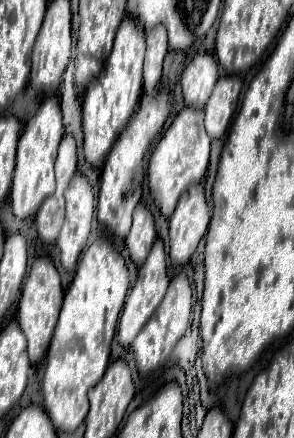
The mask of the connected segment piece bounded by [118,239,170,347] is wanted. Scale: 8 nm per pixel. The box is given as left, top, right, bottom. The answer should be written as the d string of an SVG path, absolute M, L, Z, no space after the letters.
M156 239L154 245L152 245L152 251L146 259L146 263L138 269L138 279L136 279L136 285L134 289L128 293L126 297L126 303L124 303L124 309L120 313L120 321L118 321L118 341L120 345L128 347L134 337L138 335L138 331L144 327L144 323L148 321L148 317L154 313L154 309L160 305L166 289L168 289L168 269L166 269L166 251L164 251L164 243L162 239Z

